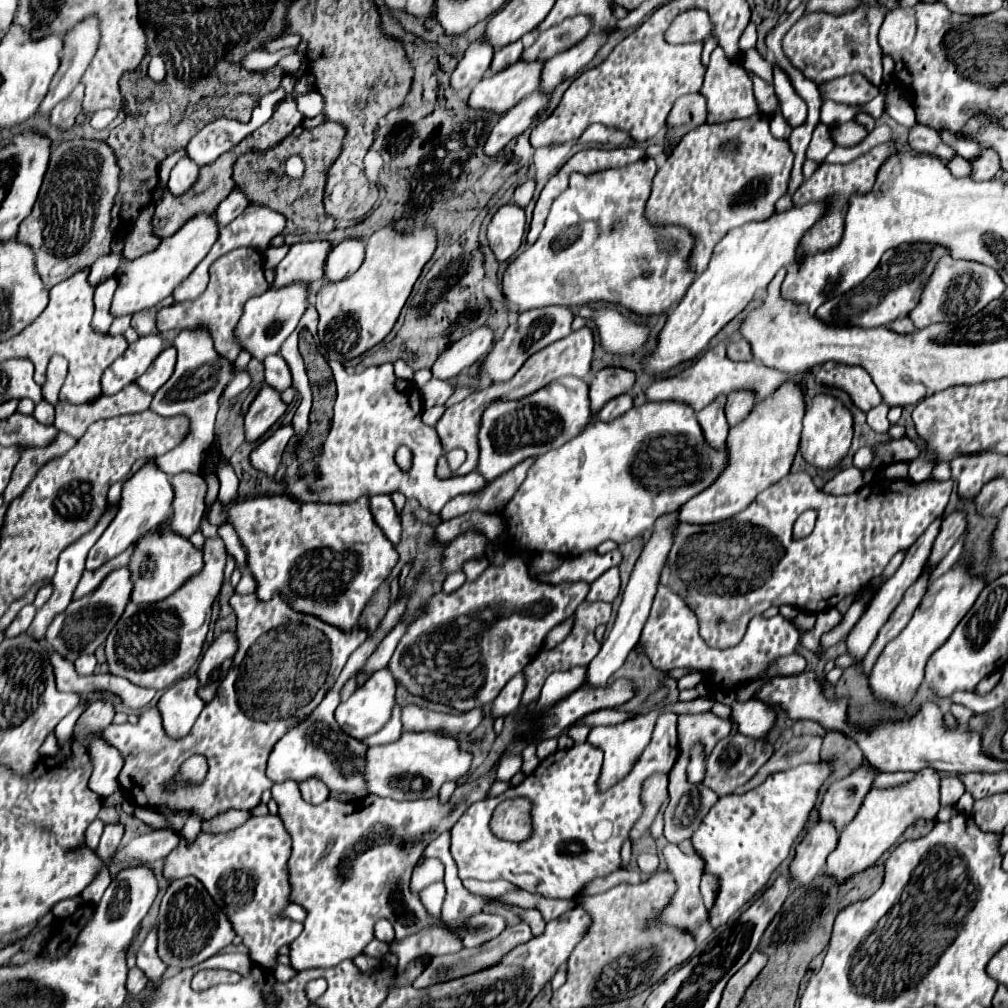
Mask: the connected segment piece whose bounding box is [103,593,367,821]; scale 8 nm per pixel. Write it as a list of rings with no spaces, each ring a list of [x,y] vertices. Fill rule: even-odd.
[[[235,593],[231,597],[231,607],[237,615],[237,659],[219,685],[217,695],[205,705],[185,737],[167,737],[157,707],[145,709],[135,725],[109,725],[103,733],[103,739],[123,757],[119,789],[125,793],[123,797],[135,805],[187,811],[199,815],[201,821],[209,821],[229,809],[253,809],[261,793],[273,787],[265,775],[273,745],[287,729],[303,721],[313,707],[317,707],[323,693],[337,681],[349,655],[367,639],[367,633],[361,629],[343,633],[317,617],[295,613],[281,597],[261,603],[255,595]],[[191,755],[203,755],[207,759],[209,771],[203,783],[175,781],[183,761]]]

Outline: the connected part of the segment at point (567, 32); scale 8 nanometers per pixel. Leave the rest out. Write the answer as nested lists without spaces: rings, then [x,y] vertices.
[[[585,15],[565,19],[561,25],[541,31],[537,41],[527,51],[523,51],[523,59],[547,61],[555,53],[561,53],[561,51],[569,49],[571,45],[575,45],[577,41],[581,41],[591,31],[591,27],[593,27],[593,21],[589,21],[589,17],[585,17]]]

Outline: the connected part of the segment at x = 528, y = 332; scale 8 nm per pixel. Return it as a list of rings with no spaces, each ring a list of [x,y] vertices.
[[[543,307],[543,309],[529,309],[523,311],[517,319],[515,325],[509,325],[509,329],[505,331],[505,335],[493,345],[493,349],[483,357],[481,365],[479,365],[479,373],[481,375],[489,375],[491,383],[503,383],[509,381],[519,367],[539,349],[551,345],[553,341],[559,341],[561,337],[567,337],[571,333],[571,321],[573,321],[573,313],[569,311],[569,307]]]

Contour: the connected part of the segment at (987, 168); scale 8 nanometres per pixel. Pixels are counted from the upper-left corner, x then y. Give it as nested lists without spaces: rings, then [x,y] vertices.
[[[983,147],[983,155],[971,163],[973,163],[973,175],[971,177],[975,181],[989,181],[999,171],[999,157],[989,147]]]

